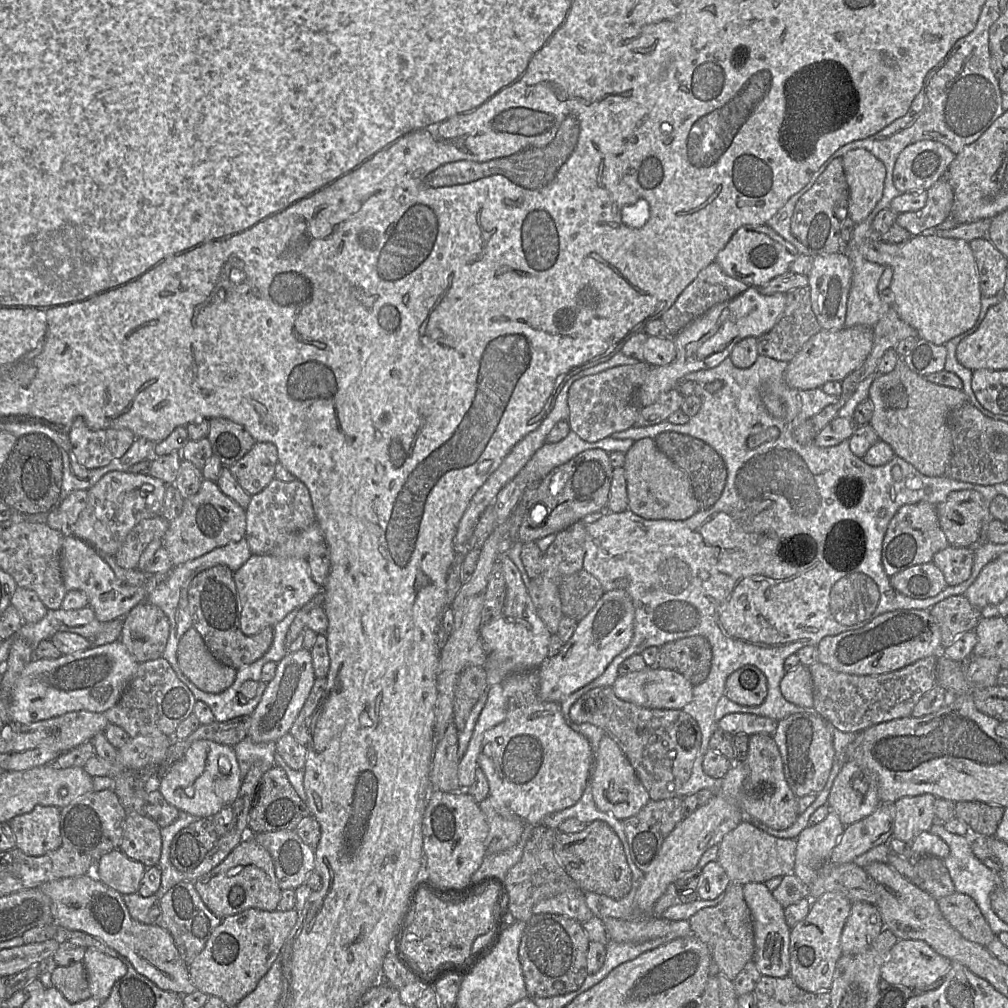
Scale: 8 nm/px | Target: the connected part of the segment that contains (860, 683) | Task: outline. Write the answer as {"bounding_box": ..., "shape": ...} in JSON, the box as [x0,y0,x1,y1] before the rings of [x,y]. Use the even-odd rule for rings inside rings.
{"bounding_box":[808,654,939,733],"shape":[[[939,654],[917,660],[899,670],[880,675],[853,675],[816,662],[808,667],[813,683],[813,708],[842,732],[859,733],[882,722],[910,717],[921,697],[936,684]]]}

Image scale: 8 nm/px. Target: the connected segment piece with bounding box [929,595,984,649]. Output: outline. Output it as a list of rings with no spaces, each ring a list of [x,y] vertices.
[[[964,595],[950,596],[933,605],[929,612],[939,626],[942,649],[963,633],[975,630],[984,616]]]

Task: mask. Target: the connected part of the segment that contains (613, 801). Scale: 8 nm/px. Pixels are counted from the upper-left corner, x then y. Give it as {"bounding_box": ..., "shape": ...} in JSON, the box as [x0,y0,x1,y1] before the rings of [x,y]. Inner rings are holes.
{"bounding_box":[592,734,651,821],"shape":[[[606,734],[601,739],[598,748],[596,770],[592,780],[592,794],[600,811],[613,815],[621,821],[637,815],[651,800],[627,756],[619,745]]]}

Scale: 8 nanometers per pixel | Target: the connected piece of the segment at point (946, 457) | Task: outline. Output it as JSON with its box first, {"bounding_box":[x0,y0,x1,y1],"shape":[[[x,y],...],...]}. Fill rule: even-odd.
{"bounding_box":[868,357,969,475],"shape":[[[899,357],[893,371],[888,374],[876,375],[869,389],[868,400],[873,406],[869,424],[879,439],[892,447],[895,455],[913,465],[923,475],[944,475],[952,456],[952,431],[948,417],[952,410],[969,401],[969,397],[963,389],[932,383],[925,377],[913,372]]]}

